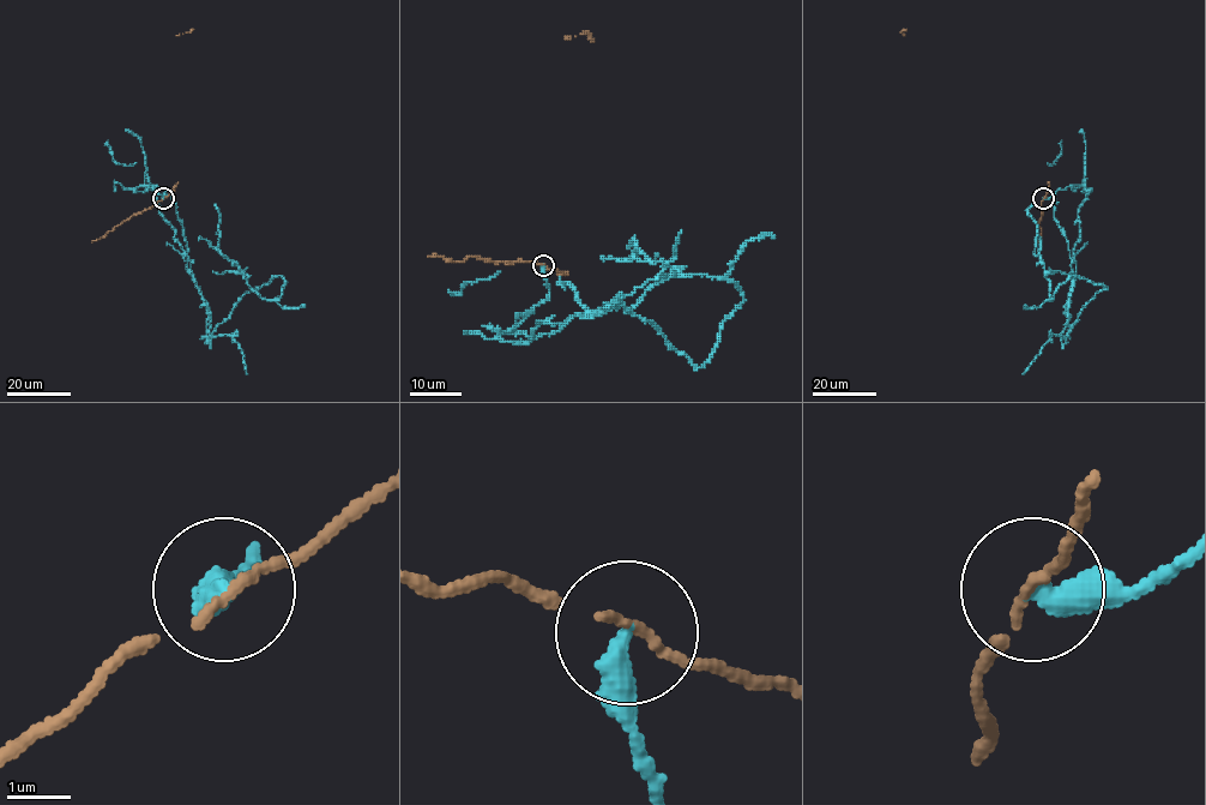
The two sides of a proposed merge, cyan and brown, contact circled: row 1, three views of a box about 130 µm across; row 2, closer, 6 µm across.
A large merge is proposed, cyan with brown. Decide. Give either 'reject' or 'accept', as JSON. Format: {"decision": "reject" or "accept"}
{"decision": "reject"}

